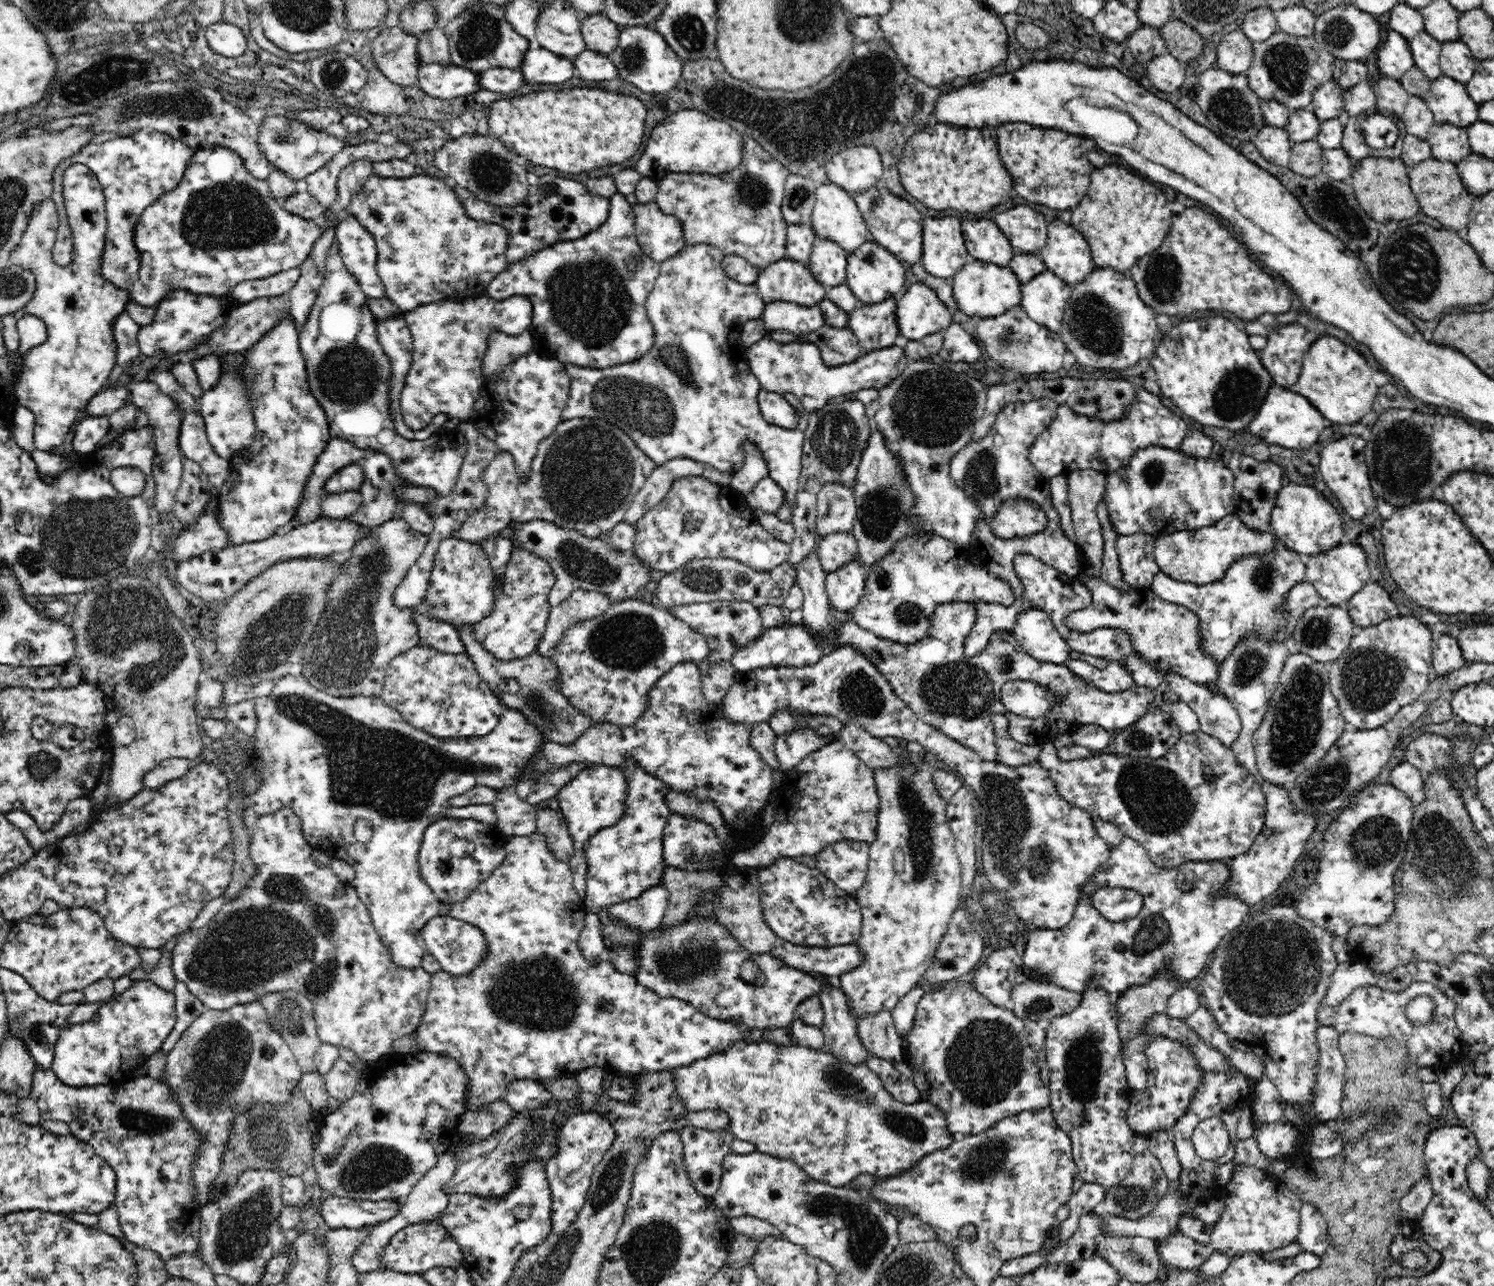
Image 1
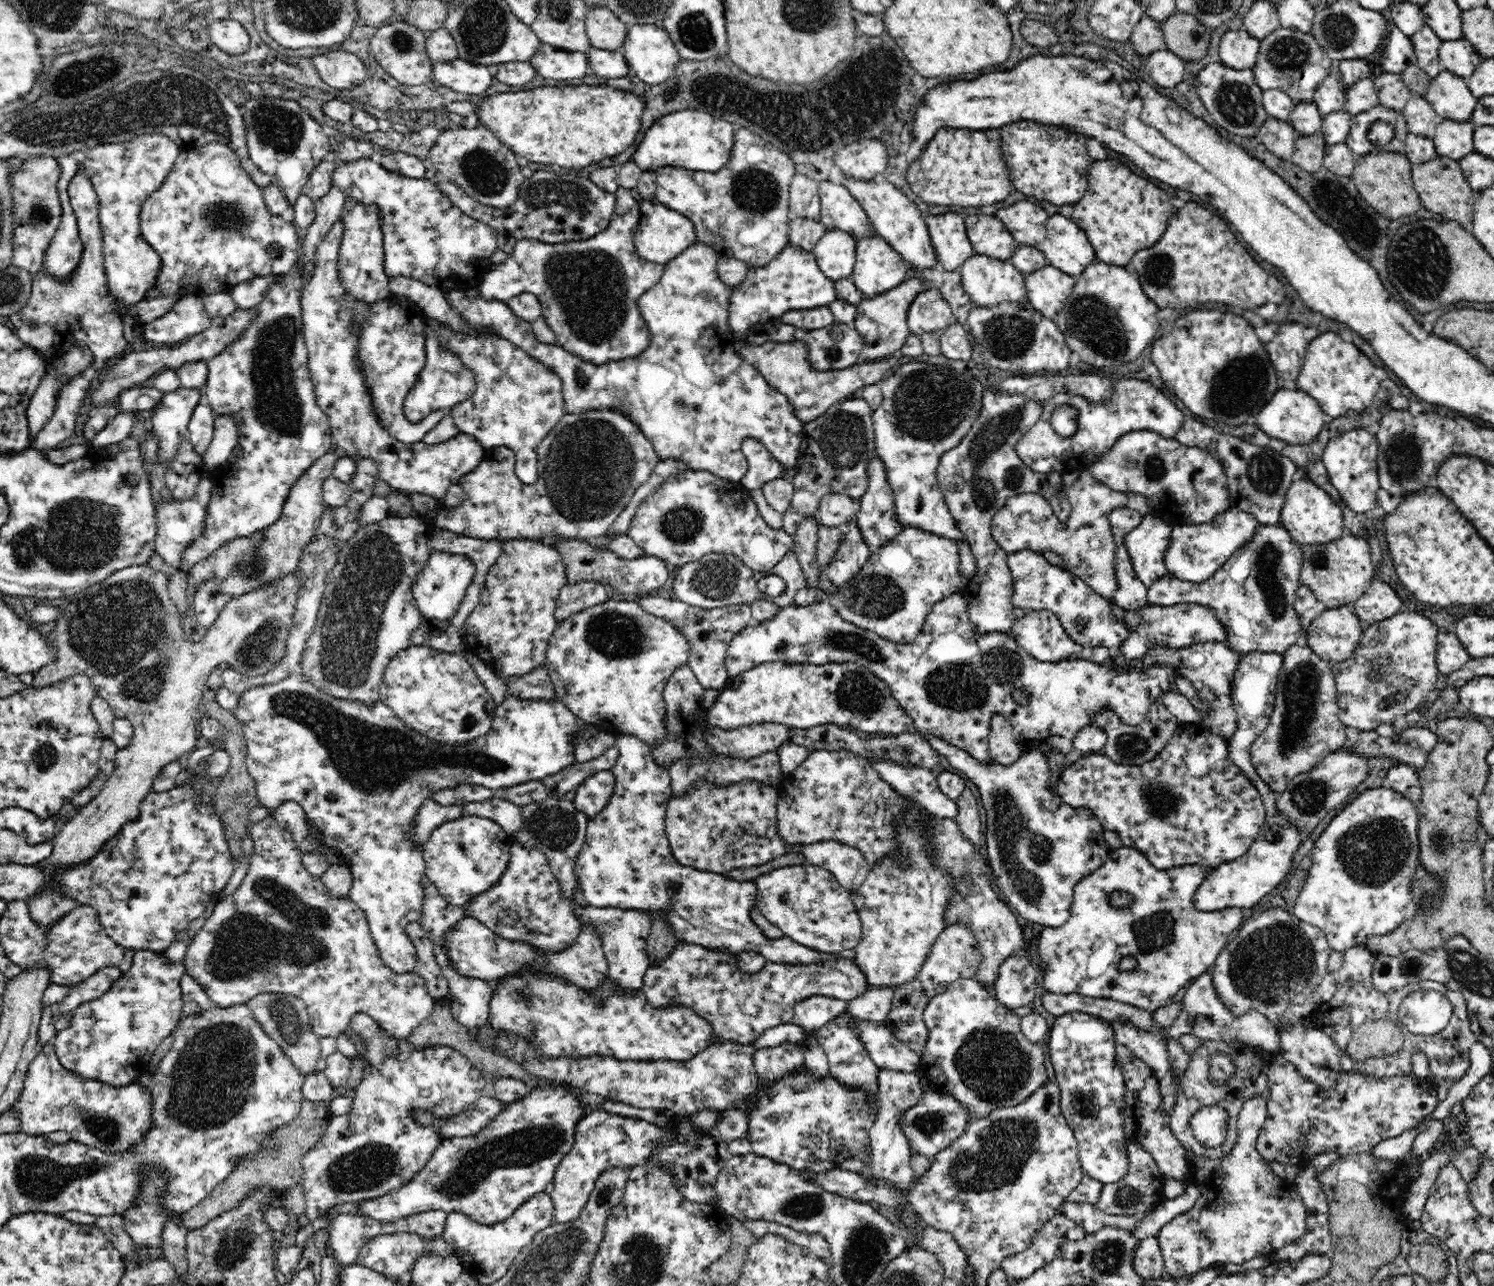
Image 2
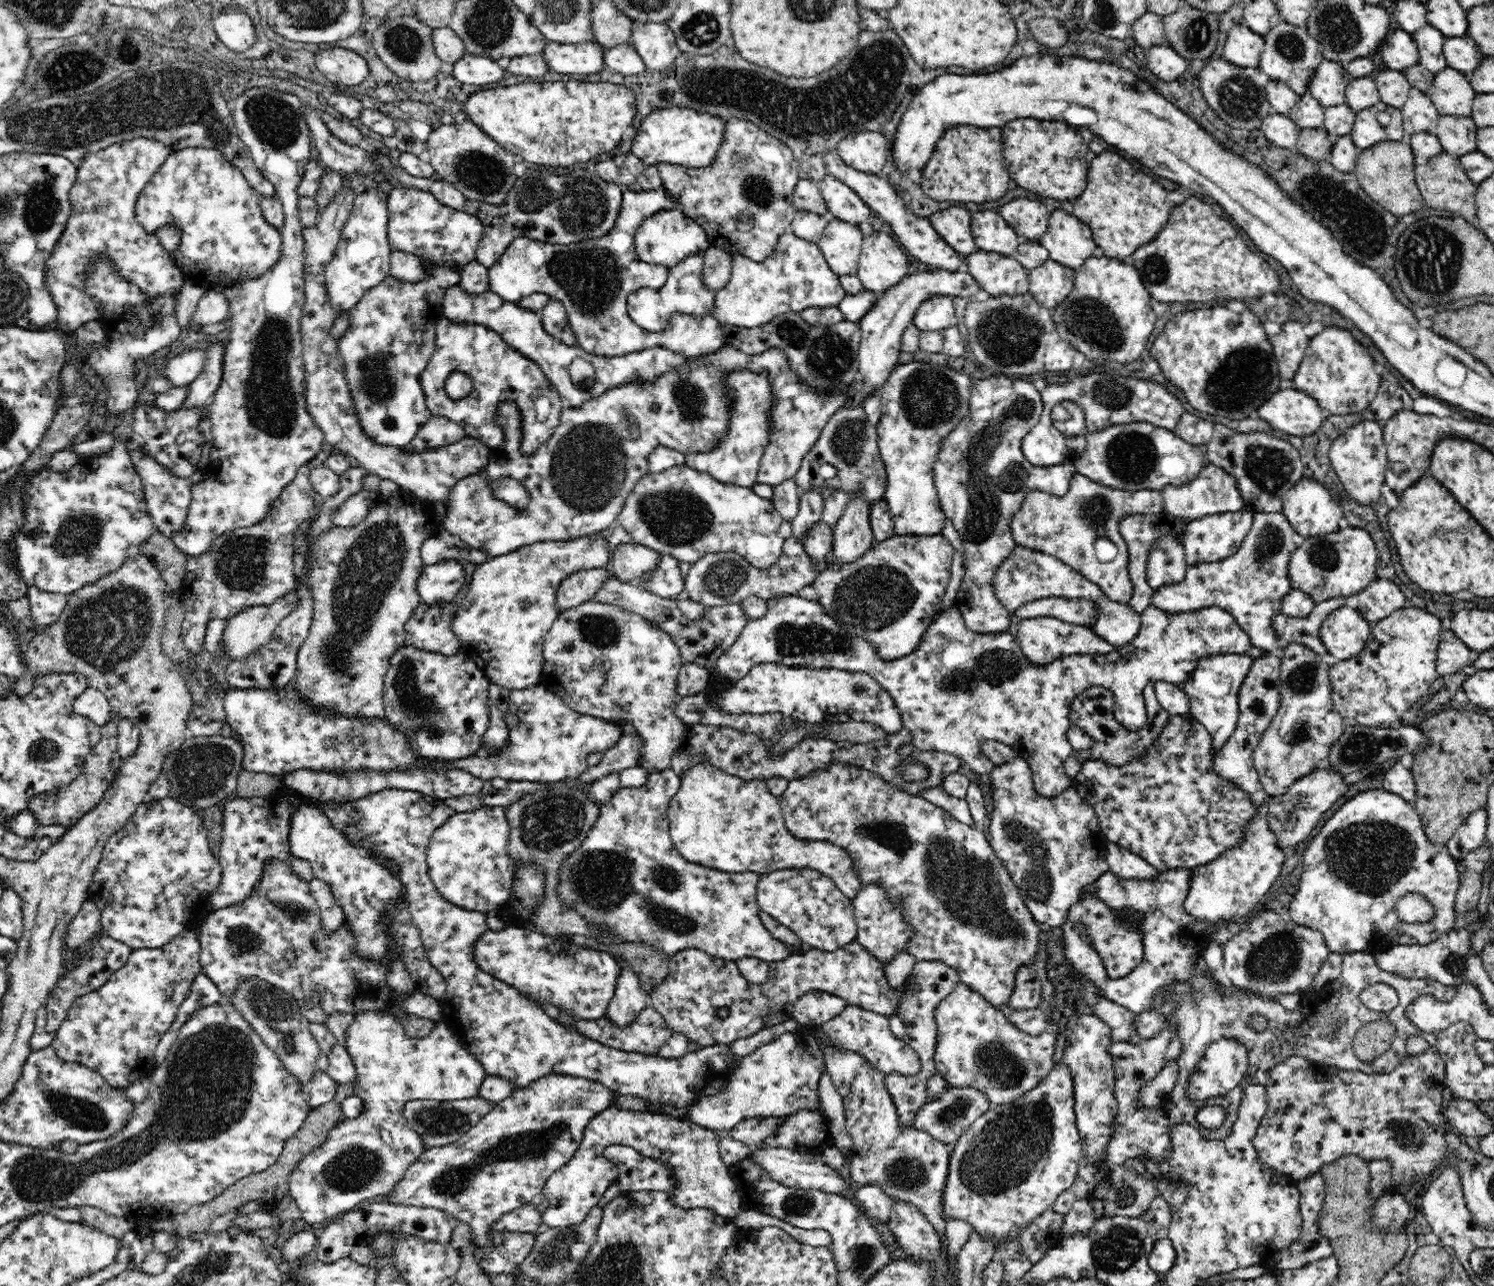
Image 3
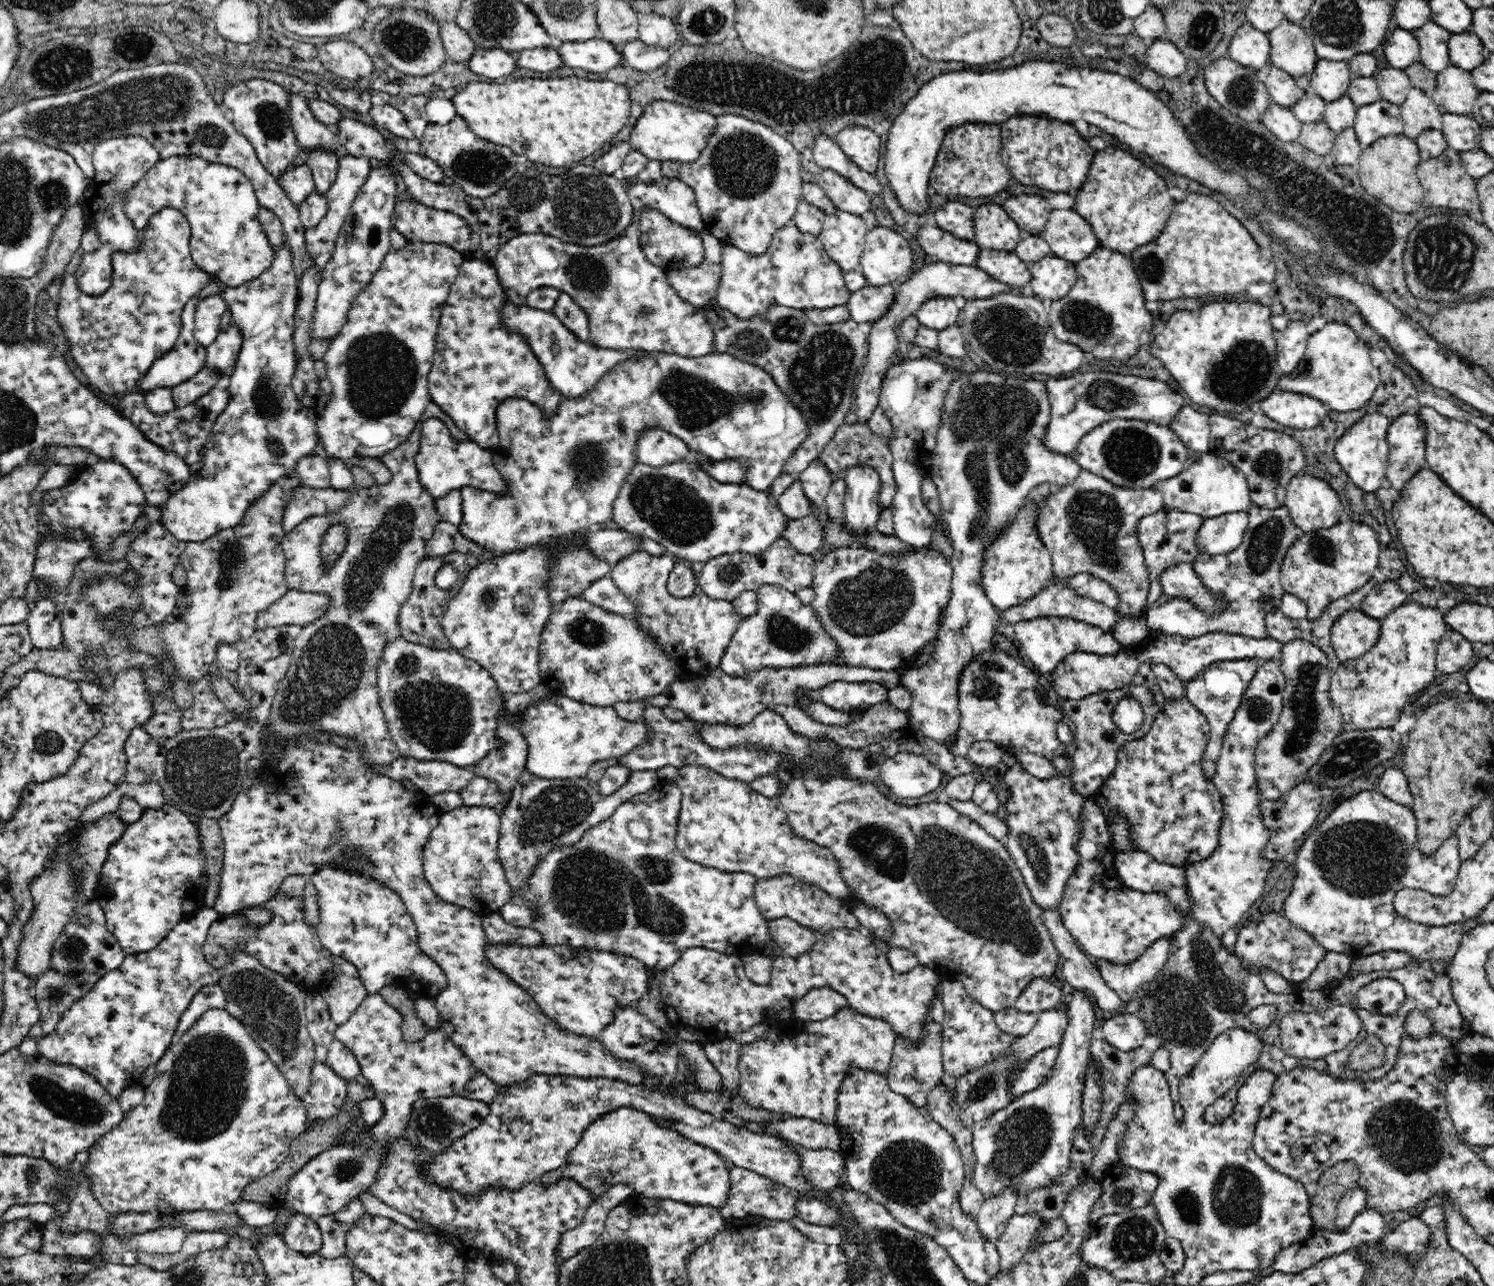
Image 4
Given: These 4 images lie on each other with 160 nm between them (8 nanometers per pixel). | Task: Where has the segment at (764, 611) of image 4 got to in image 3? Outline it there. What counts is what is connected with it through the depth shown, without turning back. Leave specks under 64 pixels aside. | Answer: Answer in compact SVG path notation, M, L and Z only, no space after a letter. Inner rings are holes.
M797 595L770 599L768 610L762 618L750 619L739 638L716 660L715 668L730 683L744 678L754 666L774 662L786 666L813 667L814 669L838 669L848 672L866 672L890 693L898 711L902 713L902 728L912 733L912 742L902 744L898 754L911 758L918 751L938 751L952 754L970 765L978 774L990 774L995 764L983 755L982 743L999 740L1018 751L1028 761L1033 772L1033 783L1038 794L1052 797L1072 787L1072 779L1066 774L1064 763L1071 757L1073 748L1067 739L1072 702L1090 687L1112 690L1116 700L1114 717L1125 730L1142 730L1147 723L1147 708L1143 690L1150 683L1164 681L1181 685L1197 669L1197 662L1205 657L1222 654L1248 655L1253 659L1266 653L1250 641L1234 618L1218 607L1200 611L1192 608L1182 614L1166 614L1153 605L1141 614L1141 630L1129 643L1116 647L1105 655L1068 655L1050 664L1034 664L1019 646L1013 631L994 635L972 633L963 622L956 606L938 611L932 616L927 632L919 646L902 658L886 661L877 656L874 645L862 637L846 634L839 622L826 613L817 601L805 600Z

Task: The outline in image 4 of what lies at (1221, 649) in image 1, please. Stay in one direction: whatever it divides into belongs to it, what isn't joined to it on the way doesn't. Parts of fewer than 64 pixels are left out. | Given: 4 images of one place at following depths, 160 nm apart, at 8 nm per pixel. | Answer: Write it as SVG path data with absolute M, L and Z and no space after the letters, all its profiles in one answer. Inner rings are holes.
M1253 504L1246 513L1249 516L1248 528L1236 550L1225 555L1201 552L1192 562L1203 586L1209 588L1211 593L1222 595L1227 600L1227 606L1216 613L1208 613L1198 609L1188 599L1162 594L1144 616L1149 630L1185 638L1197 638L1214 630L1249 638L1268 638L1266 616L1279 609L1286 592L1281 580L1283 558L1290 545L1305 532L1292 522L1284 506L1272 510Z

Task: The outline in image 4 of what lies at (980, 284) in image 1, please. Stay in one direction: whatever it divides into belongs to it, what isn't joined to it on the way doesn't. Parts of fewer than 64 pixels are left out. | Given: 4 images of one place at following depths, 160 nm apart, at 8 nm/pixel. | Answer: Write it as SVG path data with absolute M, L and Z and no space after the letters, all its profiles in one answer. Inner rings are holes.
M982 249L974 266L988 273L988 277L1016 289L1027 289L1030 271L1026 262L1013 252Z

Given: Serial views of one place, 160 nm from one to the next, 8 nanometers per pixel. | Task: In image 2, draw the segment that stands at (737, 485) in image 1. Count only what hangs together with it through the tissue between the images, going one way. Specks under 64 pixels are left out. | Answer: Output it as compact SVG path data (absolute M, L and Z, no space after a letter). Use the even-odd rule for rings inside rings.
M746 438L741 445L741 454L744 454L747 462L747 472L740 485L748 492L761 489L768 481L782 478L784 469L776 461L774 455L755 438Z

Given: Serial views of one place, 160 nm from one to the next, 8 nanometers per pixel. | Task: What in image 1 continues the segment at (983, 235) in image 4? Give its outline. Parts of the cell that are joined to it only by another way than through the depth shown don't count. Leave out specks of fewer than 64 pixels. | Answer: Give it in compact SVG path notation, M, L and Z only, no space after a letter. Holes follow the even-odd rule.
M986 216L983 219L963 220L961 229L966 249L972 260L978 259L1006 267L1016 254L1009 239L993 218Z

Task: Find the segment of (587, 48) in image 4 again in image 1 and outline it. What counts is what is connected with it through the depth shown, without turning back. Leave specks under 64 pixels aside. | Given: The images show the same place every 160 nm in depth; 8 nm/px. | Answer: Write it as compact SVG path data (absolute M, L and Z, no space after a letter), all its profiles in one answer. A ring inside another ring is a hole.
M540 46L528 49L519 68L526 84L560 84L574 74L573 60Z

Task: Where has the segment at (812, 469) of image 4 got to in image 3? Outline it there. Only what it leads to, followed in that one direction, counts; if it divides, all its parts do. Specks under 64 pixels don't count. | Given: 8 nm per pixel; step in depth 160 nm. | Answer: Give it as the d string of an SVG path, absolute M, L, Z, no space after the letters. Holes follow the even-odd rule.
M818 489L799 495L798 514L790 520L792 537L799 543L805 539L807 532L821 521L824 494Z

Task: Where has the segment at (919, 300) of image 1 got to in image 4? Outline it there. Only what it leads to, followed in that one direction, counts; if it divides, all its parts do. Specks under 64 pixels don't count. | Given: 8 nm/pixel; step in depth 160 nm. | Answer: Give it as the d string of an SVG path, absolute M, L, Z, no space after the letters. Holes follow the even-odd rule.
M936 297L923 302L914 315L922 326L941 331L956 322L958 310L954 297Z

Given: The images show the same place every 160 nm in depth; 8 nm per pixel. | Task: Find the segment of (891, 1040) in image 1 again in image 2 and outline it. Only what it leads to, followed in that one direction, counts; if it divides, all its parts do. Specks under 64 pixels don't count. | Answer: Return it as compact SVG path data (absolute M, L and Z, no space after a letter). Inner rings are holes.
M888 987L869 988L848 1001L848 1011L858 1020L886 1023L892 1008L894 991Z

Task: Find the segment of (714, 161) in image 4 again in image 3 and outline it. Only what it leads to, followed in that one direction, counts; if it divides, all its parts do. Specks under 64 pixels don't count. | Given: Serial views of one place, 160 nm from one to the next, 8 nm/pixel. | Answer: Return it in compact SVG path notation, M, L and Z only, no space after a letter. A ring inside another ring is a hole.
M738 118L728 120L723 142L710 166L690 168L664 163L659 164L657 170L666 195L678 203L678 210L704 229L709 247L718 248L732 256L741 254L754 262L762 262L774 252L778 240L790 232L796 214L792 196L794 186L800 180L798 160L784 142L768 136L752 122Z

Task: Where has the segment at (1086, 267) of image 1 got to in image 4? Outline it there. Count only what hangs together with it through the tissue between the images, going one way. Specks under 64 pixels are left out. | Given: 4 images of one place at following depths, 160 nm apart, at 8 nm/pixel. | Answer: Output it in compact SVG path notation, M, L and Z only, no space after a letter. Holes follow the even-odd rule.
M1073 208L1054 209L1040 237L1050 246L1051 254L1076 264L1100 245L1090 223Z

